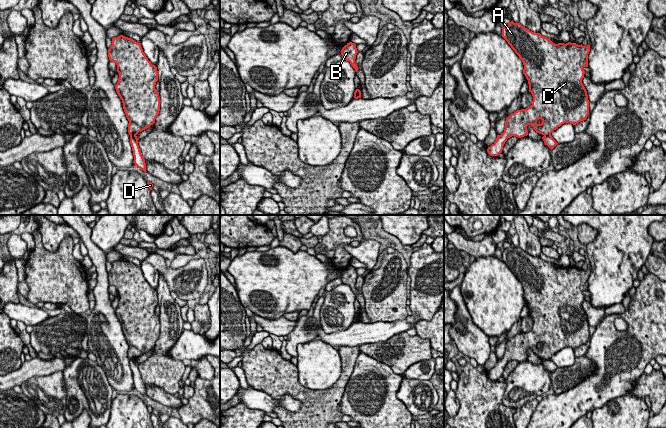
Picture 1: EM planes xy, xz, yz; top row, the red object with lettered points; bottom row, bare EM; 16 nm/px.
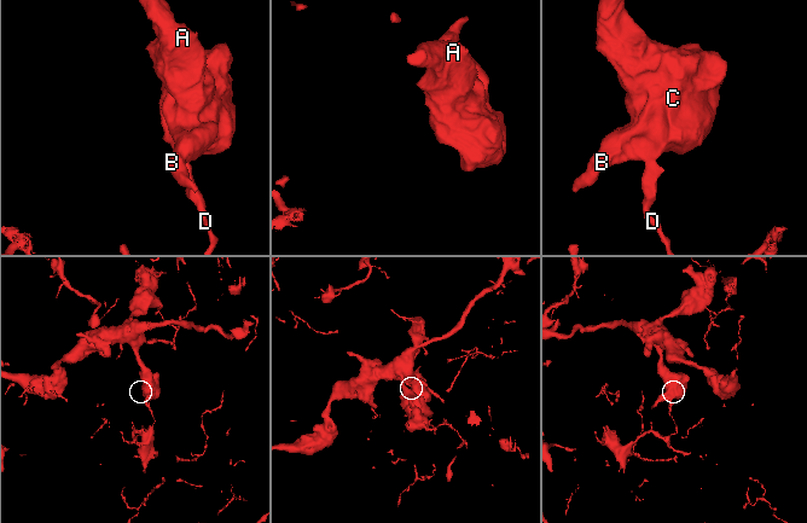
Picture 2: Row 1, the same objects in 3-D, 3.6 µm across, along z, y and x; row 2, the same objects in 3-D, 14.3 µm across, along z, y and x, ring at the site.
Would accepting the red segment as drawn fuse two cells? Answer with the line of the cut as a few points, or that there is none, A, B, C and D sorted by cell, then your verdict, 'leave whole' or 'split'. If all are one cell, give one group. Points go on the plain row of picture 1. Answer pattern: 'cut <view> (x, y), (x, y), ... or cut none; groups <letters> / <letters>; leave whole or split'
cut yz (550, 358), (544, 360); groups A B C / D; split

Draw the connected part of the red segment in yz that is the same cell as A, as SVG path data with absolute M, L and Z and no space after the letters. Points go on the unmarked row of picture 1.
M513 245L504 249L502 261L523 286L533 325L530 331L506 342L504 356L487 373L490 380L498 380L508 362L527 360L528 349L549 360L562 348L576 349L589 339L590 326L582 303L590 269L555 268Z

